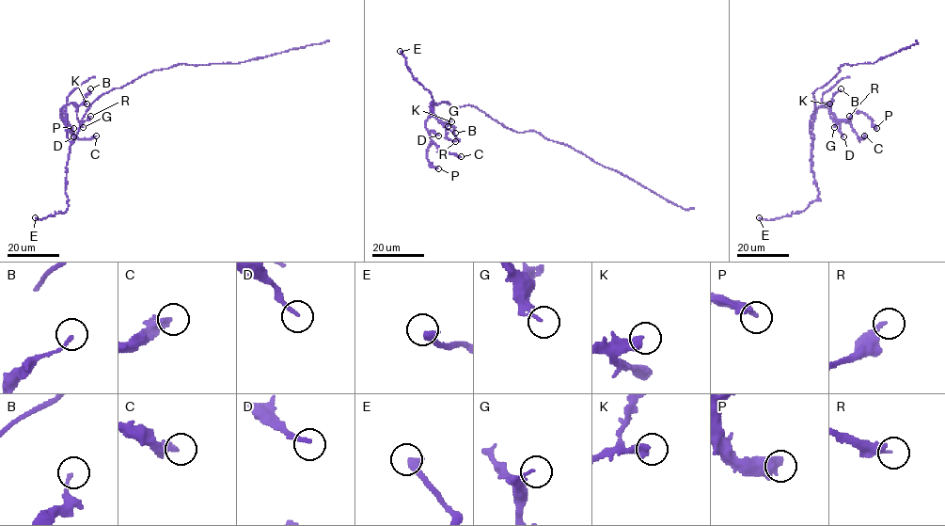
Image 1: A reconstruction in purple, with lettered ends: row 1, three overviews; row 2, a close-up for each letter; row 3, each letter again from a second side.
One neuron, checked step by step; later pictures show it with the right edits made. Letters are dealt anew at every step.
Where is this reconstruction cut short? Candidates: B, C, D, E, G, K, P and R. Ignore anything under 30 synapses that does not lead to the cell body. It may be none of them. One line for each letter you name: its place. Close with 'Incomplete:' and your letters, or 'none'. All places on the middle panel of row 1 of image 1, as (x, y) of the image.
Incomplete: none

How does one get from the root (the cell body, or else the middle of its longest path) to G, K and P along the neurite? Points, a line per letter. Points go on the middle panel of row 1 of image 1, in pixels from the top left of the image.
G: (495, 120), (469, 104), (455, 107), (445, 102), (431, 104), (430, 113), (448, 126)
K: (495, 120), (469, 104), (455, 107), (445, 102), (431, 104), (433, 115), (443, 122), (451, 121)
P: (495, 120), (469, 104), (455, 107), (445, 102), (431, 104), (426, 121), (432, 139), (427, 159), (438, 168)

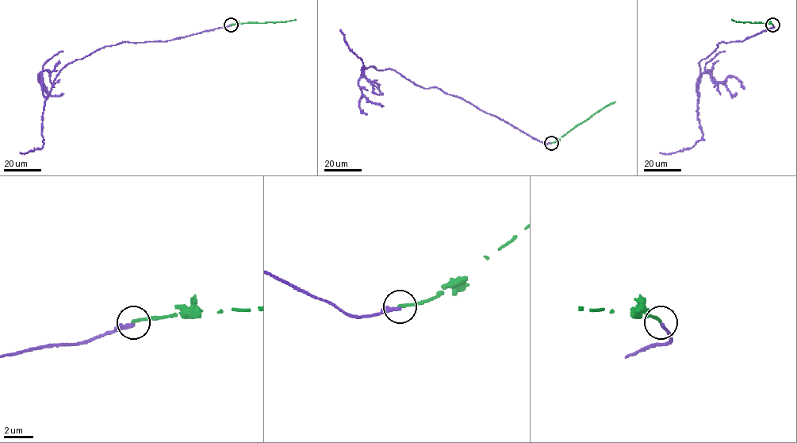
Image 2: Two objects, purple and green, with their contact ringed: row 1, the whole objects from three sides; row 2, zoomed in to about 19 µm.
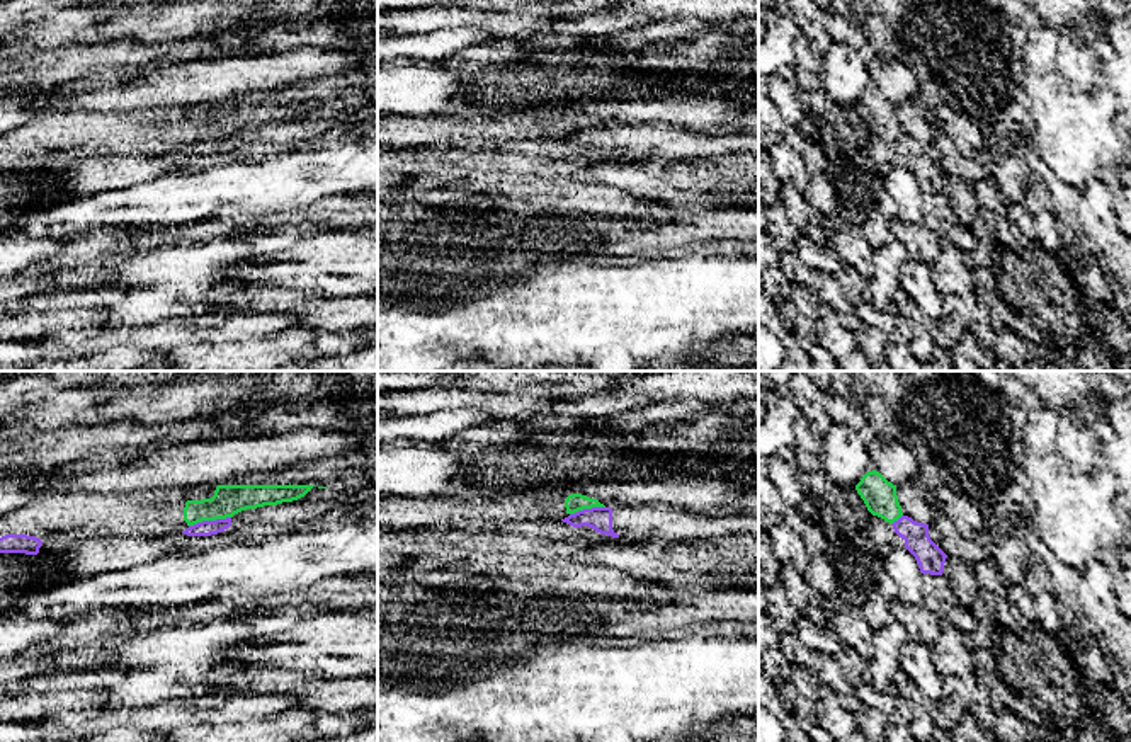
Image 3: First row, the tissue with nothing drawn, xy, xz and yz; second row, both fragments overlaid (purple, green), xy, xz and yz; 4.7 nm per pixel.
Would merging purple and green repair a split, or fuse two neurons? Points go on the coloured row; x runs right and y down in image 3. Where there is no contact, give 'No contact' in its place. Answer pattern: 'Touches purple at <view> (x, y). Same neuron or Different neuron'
Touches purple at xy (210, 521). Different neuron

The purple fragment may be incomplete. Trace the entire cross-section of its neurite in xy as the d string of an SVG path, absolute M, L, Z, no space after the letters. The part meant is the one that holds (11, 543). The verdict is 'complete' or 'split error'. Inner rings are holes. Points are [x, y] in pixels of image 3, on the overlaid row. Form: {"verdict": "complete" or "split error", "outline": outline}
{"verdict": "complete", "outline": "M5 534L0 538L0 553L37 555L43 541L27 534Z"}

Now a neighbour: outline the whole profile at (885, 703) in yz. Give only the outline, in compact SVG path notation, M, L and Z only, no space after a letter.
M861 677L854 688L862 705L871 706L888 716L888 725L898 723L910 727L912 711L903 698L881 694L871 686L867 677Z

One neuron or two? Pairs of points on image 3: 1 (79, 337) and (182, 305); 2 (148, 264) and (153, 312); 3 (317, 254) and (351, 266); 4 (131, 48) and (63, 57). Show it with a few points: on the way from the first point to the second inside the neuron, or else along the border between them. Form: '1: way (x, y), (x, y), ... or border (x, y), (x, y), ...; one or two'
1: border (155, 322), (104, 325); two
2: way (153, 276), (159, 283), (153, 300); one
3: way (325, 262), (342, 264); one
4: way (114, 53), (80, 57); one

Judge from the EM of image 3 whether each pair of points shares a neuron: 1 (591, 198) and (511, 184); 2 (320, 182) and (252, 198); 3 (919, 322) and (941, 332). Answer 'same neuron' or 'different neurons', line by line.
1: same neuron
2: same neuron
3: different neurons

